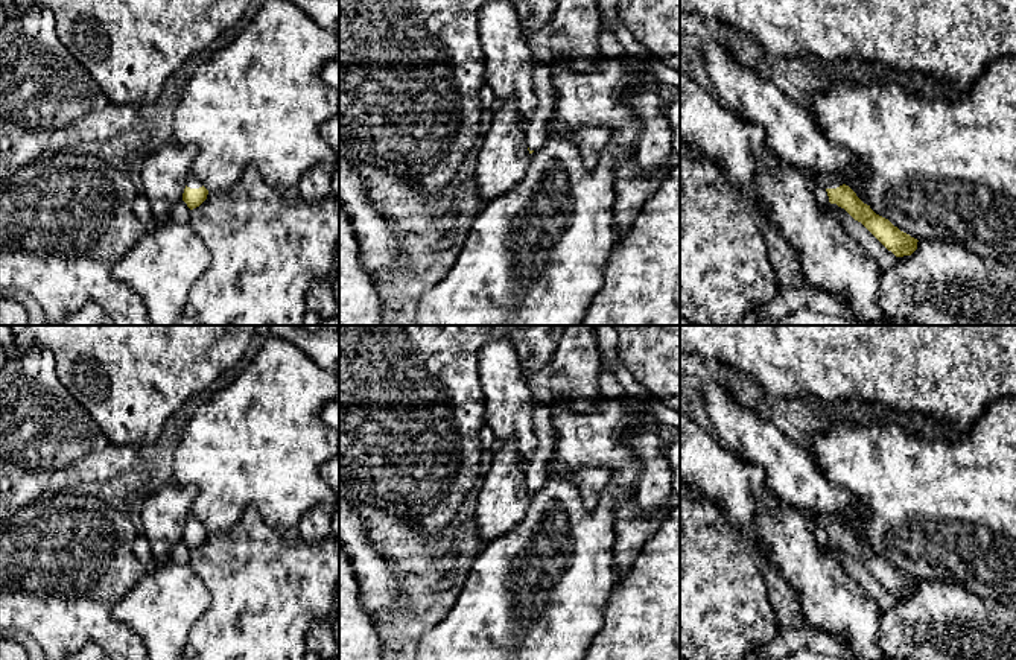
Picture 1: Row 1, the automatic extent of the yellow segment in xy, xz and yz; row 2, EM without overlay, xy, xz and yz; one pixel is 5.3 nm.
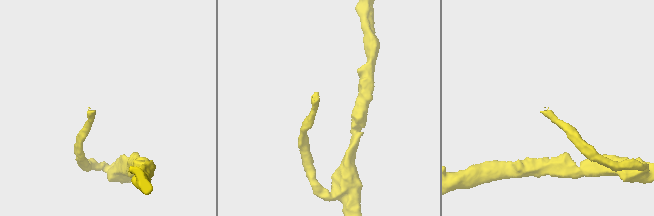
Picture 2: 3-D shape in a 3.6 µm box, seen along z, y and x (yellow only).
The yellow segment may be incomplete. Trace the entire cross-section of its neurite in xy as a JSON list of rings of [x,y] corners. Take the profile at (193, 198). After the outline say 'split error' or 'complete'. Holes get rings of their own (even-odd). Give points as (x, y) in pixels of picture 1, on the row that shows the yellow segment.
[[[193,176],[187,178],[183,201],[190,210],[199,207],[207,199],[208,190]]]; split error

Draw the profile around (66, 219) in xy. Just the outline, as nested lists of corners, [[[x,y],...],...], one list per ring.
[[[78,149],[44,154],[0,178],[0,292],[29,292],[49,321],[93,303],[114,325],[151,325],[143,301],[113,277],[113,268],[146,233],[134,211],[138,195],[123,172]]]

